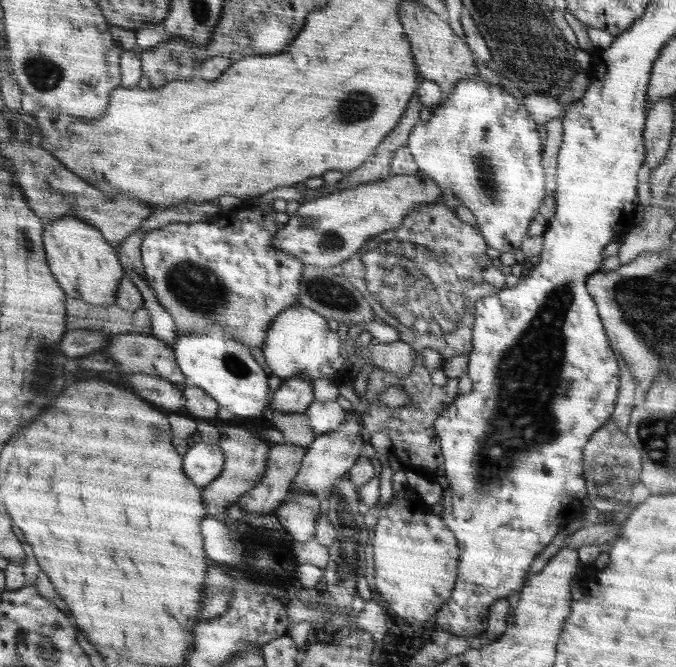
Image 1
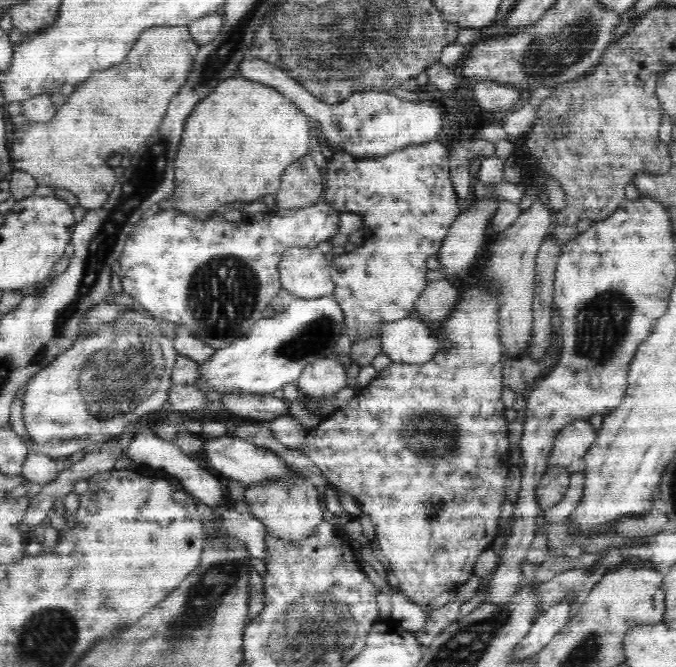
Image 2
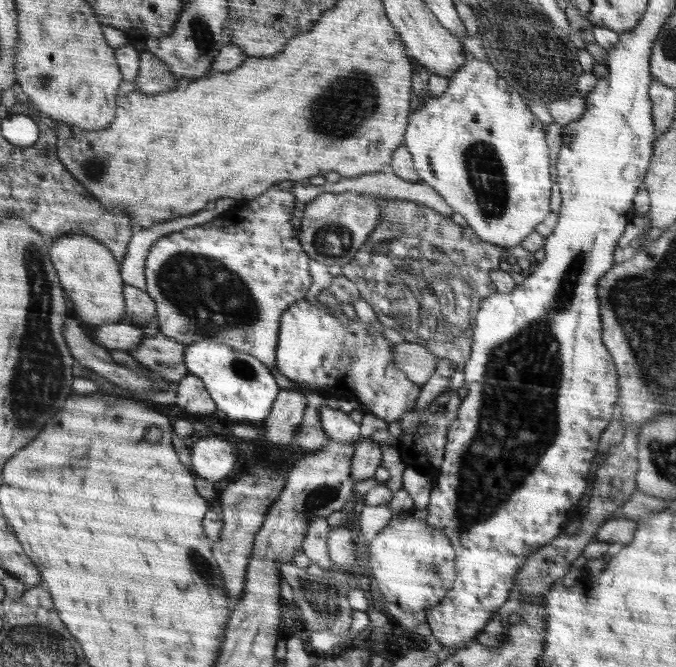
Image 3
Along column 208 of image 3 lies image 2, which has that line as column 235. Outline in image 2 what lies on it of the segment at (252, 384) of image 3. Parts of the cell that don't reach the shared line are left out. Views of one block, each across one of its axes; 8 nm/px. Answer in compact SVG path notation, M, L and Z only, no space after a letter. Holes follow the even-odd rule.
M323 295L322 298L295 297L286 310L276 311L274 317L261 318L252 326L250 335L246 338L237 338L234 342L216 345L215 353L207 361L199 366L199 379L195 386L210 397L216 399L222 394L234 394L234 392L245 392L245 394L272 394L280 390L286 384L296 384L302 370L310 363L318 362L320 358L326 358L334 353L334 346L345 329L345 314L332 295Z

